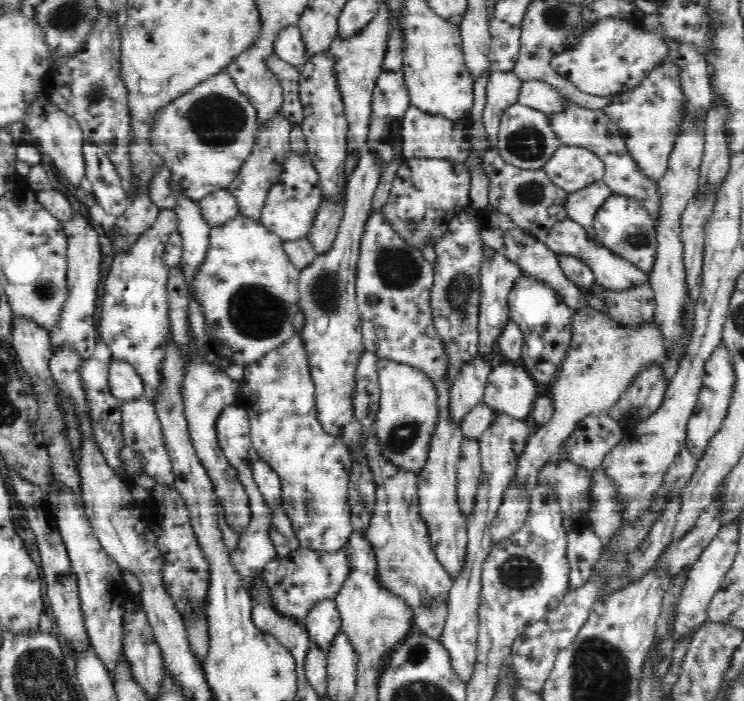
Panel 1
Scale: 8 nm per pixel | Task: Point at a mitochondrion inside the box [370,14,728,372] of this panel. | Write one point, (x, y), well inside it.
(396, 269)

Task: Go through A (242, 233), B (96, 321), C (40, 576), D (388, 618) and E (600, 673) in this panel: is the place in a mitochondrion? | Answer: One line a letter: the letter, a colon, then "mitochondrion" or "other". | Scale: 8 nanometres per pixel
A: other
B: other
C: other
D: mitochondrion
E: mitochondrion

